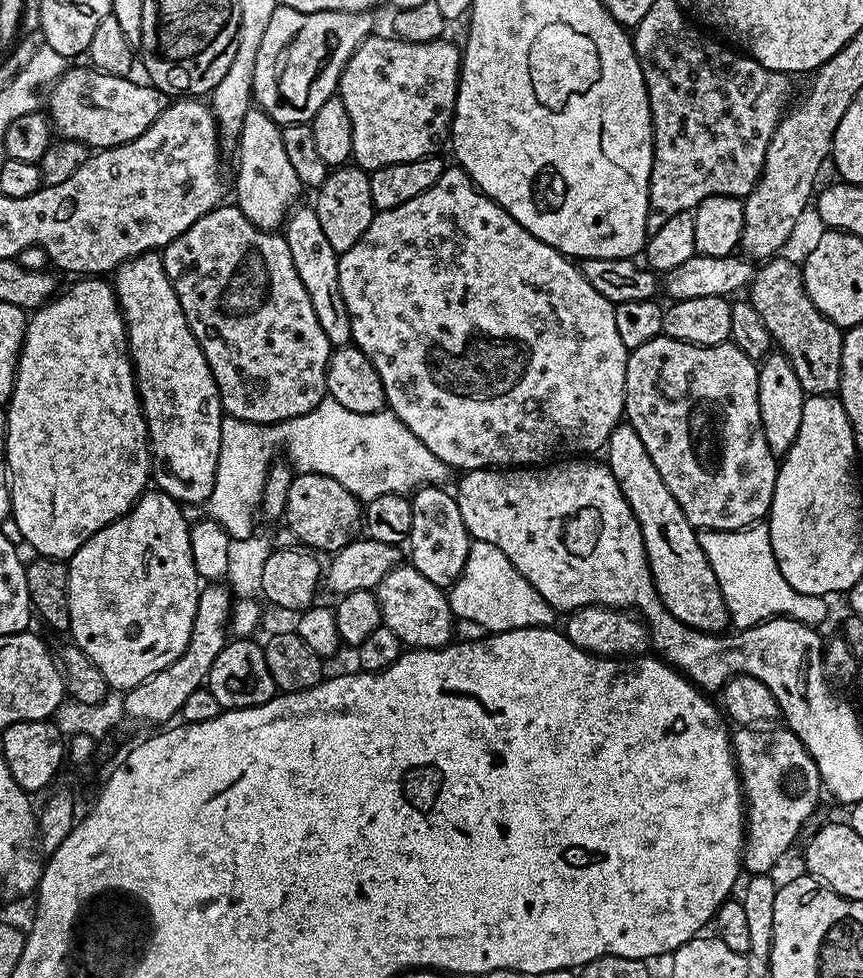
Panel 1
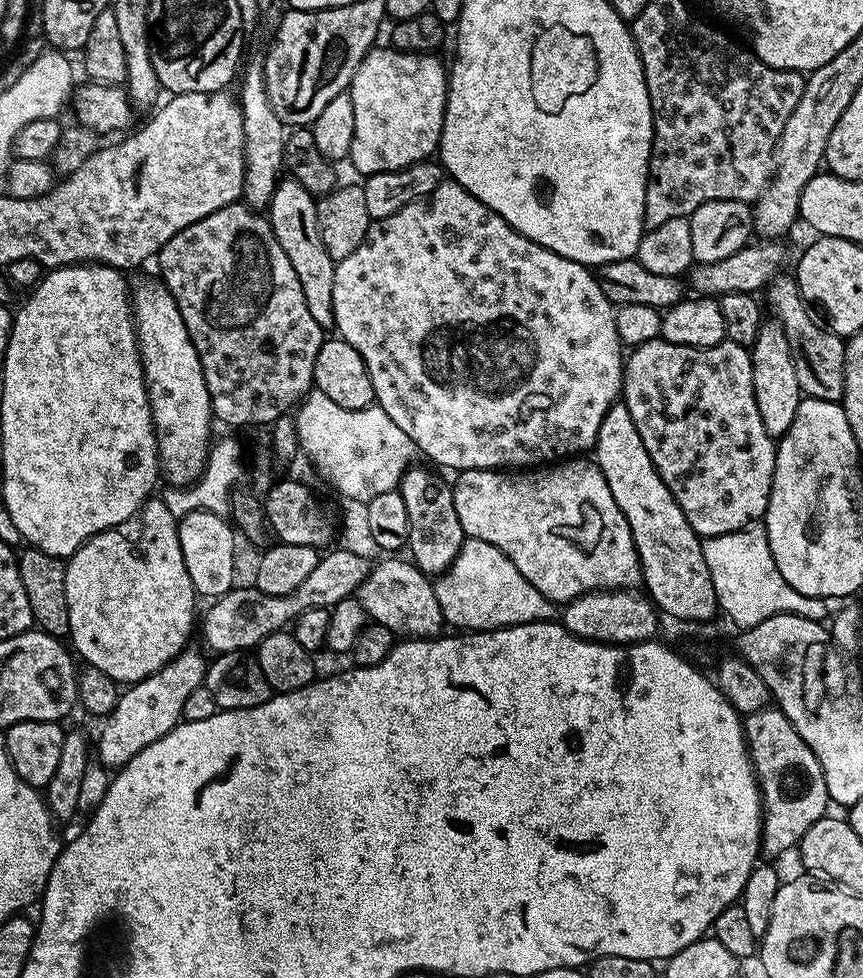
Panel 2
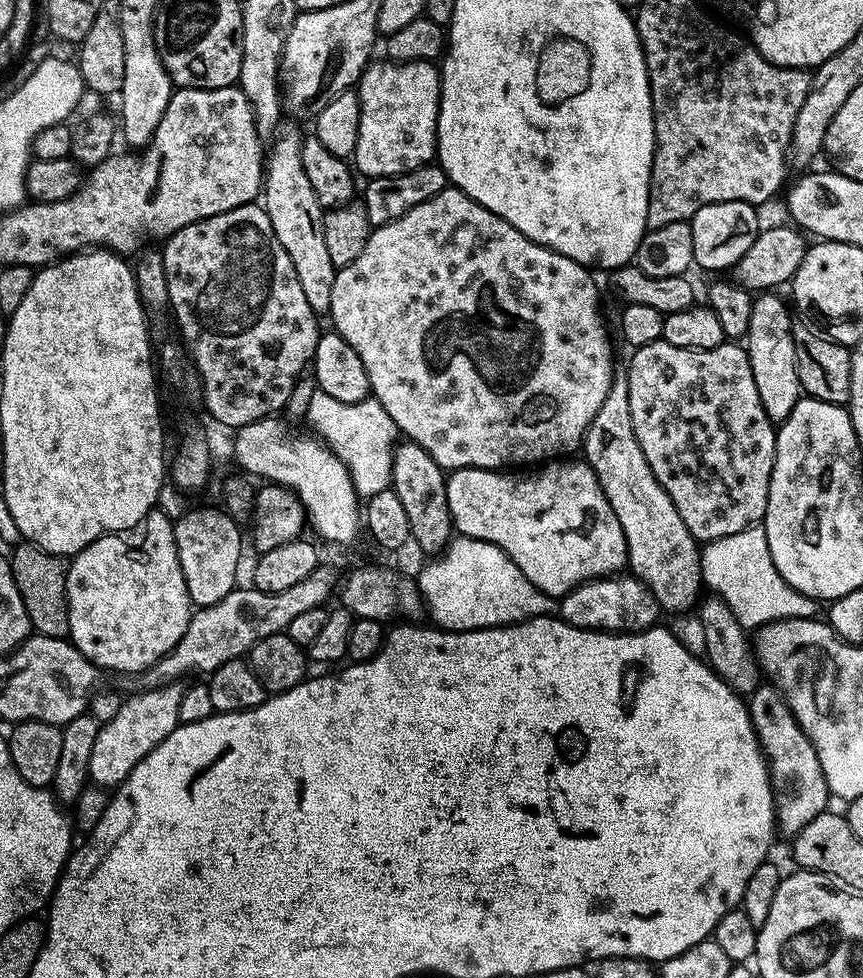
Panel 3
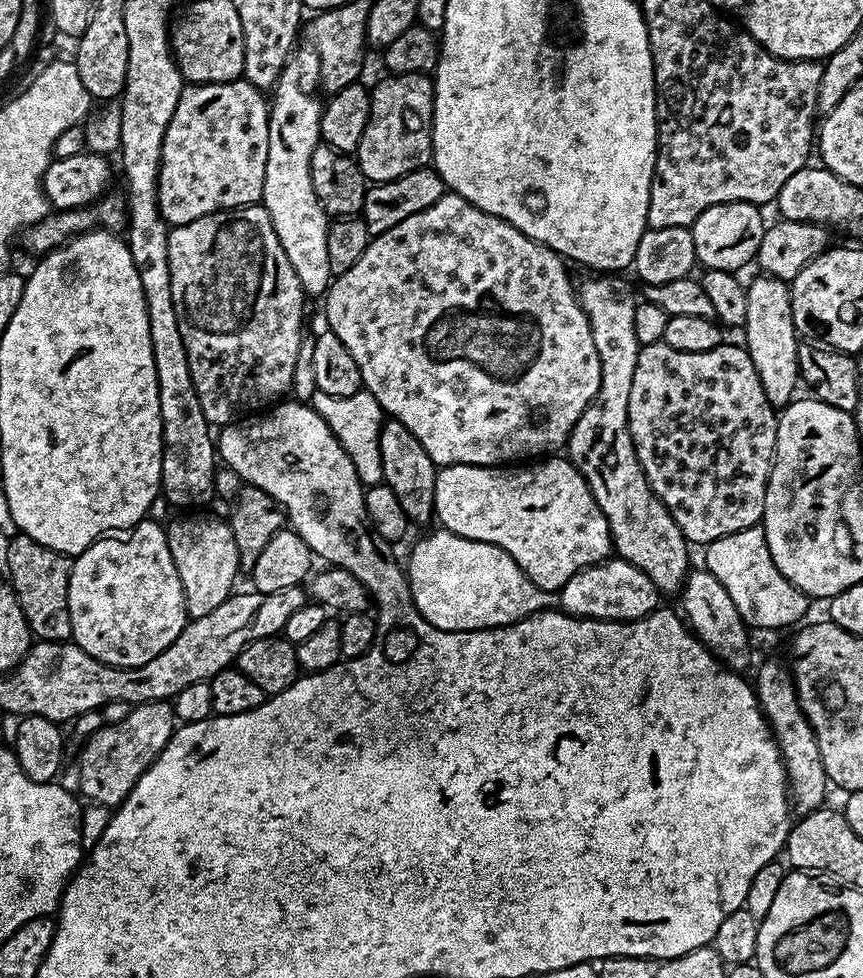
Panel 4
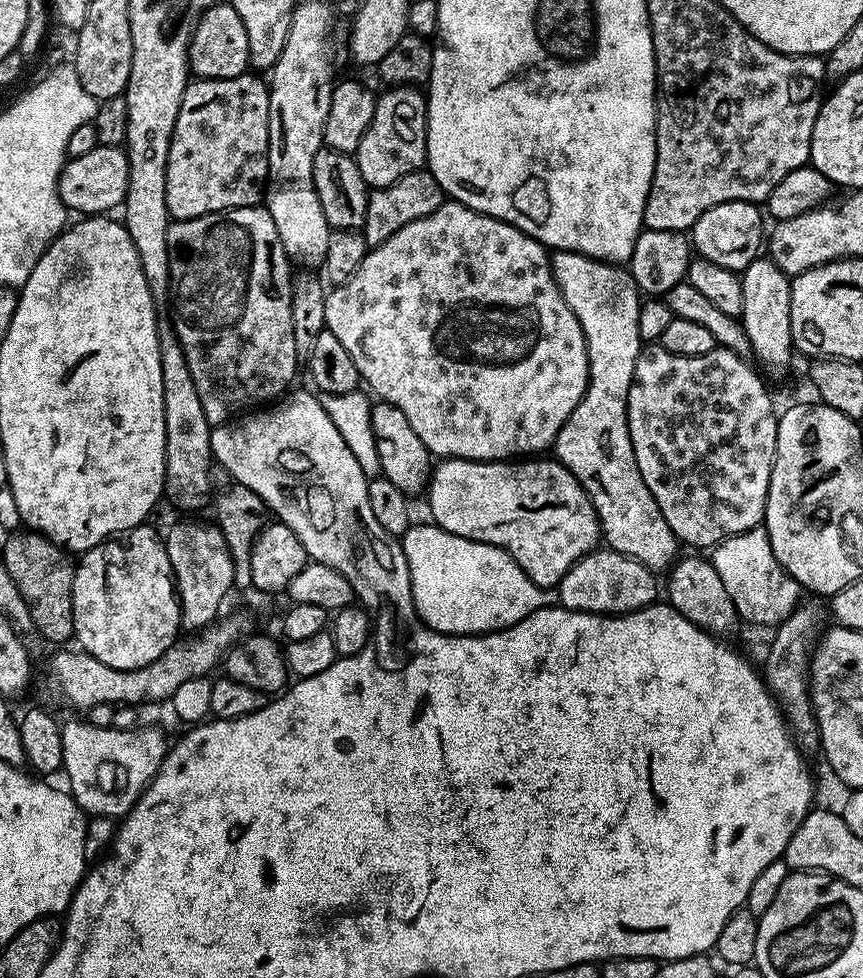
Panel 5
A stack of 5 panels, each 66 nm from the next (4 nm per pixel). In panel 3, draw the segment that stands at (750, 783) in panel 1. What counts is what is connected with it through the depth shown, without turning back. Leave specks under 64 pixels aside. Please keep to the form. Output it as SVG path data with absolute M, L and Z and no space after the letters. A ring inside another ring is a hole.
M761 683L747 701L748 713L760 743L760 749L768 757L768 773L772 783L772 793L776 803L778 828L788 838L794 838L809 822L814 822L818 814L828 807L830 793L826 786L826 774L822 774L822 762L818 762L818 754L806 738L802 726L794 718L784 695L771 683Z

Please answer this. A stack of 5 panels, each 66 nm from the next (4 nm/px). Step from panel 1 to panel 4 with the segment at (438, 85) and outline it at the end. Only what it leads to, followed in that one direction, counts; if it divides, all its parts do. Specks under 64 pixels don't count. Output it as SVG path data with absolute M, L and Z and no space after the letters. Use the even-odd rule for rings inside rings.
M402 73L385 75L385 80L375 89L371 89L370 118L366 130L362 134L362 142L354 156L360 166L365 181L379 182L393 180L402 174L410 174L410 170L425 167L432 158L432 86L431 75L418 73Z

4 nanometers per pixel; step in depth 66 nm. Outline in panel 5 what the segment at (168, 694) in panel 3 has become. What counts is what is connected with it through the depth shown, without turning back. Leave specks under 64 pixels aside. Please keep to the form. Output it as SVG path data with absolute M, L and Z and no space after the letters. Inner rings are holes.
M87 719L64 720L60 733L62 734L62 758L64 759L63 775L68 775L67 791L76 800L76 804L92 816L116 816L123 818L138 802L138 798L148 789L148 784L158 774L164 761L166 743L164 736L156 728L136 726L131 731L113 727L99 728L88 723Z

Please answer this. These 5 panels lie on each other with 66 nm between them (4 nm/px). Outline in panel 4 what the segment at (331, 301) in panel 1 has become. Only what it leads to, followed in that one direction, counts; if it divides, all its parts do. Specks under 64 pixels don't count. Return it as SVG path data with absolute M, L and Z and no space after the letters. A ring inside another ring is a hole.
M289 62L284 73L278 78L274 91L271 93L271 104L268 110L270 126L270 146L266 154L266 182L262 206L270 214L270 222L274 226L274 234L278 234L278 242L282 242L282 250L286 250L286 258L290 258L290 266L294 266L294 274L298 274L298 282L302 282L305 297L323 297L328 291L334 277L330 270L330 254L326 250L326 234L330 217L324 211L314 194L314 186L310 178L310 154L322 142L320 139L320 114L322 100L312 93L314 76L308 73L304 64Z

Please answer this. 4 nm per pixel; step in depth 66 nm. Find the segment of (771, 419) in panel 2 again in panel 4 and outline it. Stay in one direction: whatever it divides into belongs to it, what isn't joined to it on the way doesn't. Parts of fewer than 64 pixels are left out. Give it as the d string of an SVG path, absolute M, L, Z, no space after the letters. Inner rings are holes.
M756 274L746 287L746 322L742 329L743 343L754 362L754 370L758 370L758 378L762 382L762 390L773 408L783 409L785 404L792 403L797 395L796 384L801 383L798 366L798 350L801 341L794 326L792 313L792 289L787 283L773 276Z

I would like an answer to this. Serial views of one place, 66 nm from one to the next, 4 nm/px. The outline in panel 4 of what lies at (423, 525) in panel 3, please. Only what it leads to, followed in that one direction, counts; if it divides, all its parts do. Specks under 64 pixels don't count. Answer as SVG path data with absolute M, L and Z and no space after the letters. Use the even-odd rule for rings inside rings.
M388 418L380 427L380 453L382 454L382 474L383 483L388 485L390 490L398 498L402 505L402 510L406 510L409 521L413 525L424 524L429 519L433 519L436 507L434 506L434 482L438 466L422 450L422 442L402 426L402 422Z

